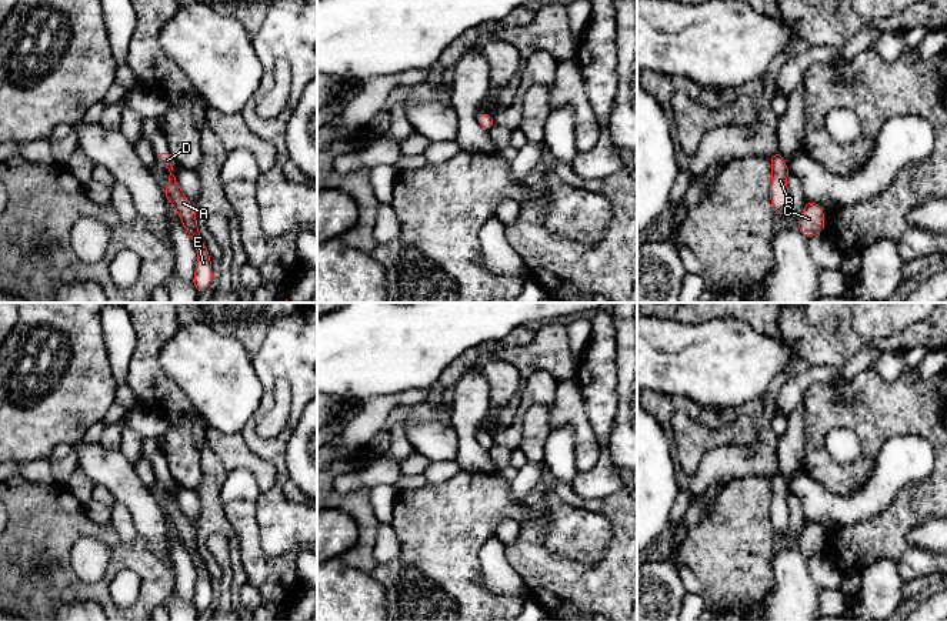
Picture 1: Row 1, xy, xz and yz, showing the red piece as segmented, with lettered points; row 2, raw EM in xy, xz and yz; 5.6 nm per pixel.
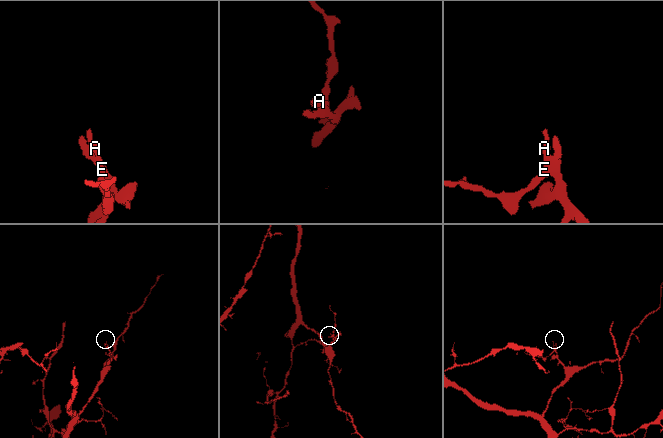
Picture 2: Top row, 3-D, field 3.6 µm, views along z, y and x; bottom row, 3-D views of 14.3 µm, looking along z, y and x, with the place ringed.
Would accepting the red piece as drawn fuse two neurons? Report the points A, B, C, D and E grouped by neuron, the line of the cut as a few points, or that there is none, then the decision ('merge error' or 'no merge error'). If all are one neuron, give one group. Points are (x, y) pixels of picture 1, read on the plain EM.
A B C D E | no cut | no merge error

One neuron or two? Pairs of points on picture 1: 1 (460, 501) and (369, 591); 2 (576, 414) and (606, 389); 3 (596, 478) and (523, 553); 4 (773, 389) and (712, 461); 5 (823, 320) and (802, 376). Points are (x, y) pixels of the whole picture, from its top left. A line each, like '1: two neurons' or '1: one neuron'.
1: two neurons
2: two neurons
3: two neurons
4: one neuron
5: two neurons

